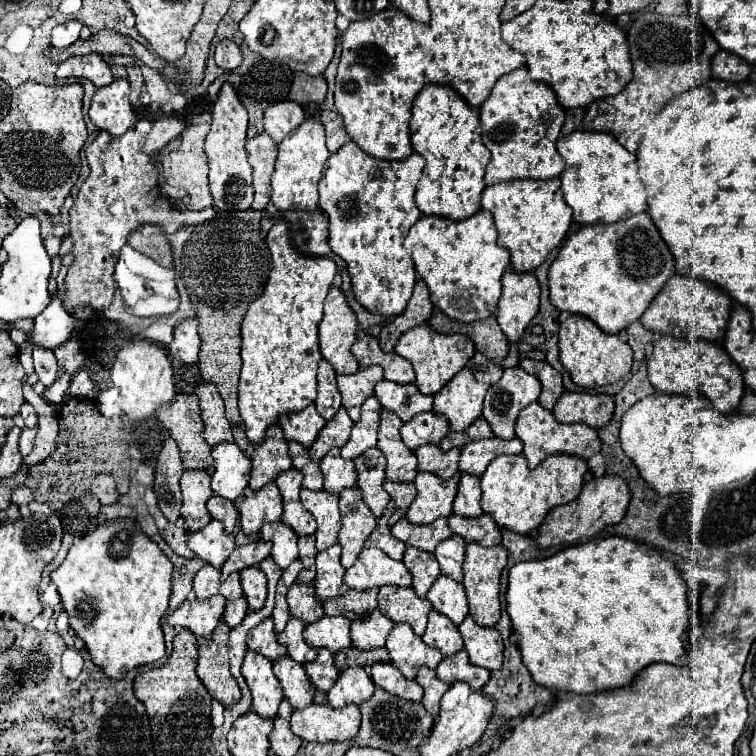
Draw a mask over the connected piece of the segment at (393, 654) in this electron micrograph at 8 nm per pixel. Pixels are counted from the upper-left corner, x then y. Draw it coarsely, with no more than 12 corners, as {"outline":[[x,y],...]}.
{"outline":[[410,624],[388,634],[390,662],[414,678],[420,666],[436,668],[444,658],[426,646]]}

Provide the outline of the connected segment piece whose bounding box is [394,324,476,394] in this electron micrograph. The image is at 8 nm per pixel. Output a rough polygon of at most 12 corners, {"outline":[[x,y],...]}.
{"outline":[[420,324],[394,348],[416,370],[422,394],[436,394],[468,364],[464,334]]}

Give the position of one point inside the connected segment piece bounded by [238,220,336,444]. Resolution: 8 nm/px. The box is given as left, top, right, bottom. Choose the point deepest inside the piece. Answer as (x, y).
(280, 353)

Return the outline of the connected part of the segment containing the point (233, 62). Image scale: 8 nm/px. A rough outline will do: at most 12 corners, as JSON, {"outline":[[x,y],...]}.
{"outline":[[234,42],[216,46],[216,64],[224,70],[240,66],[240,48]]}

